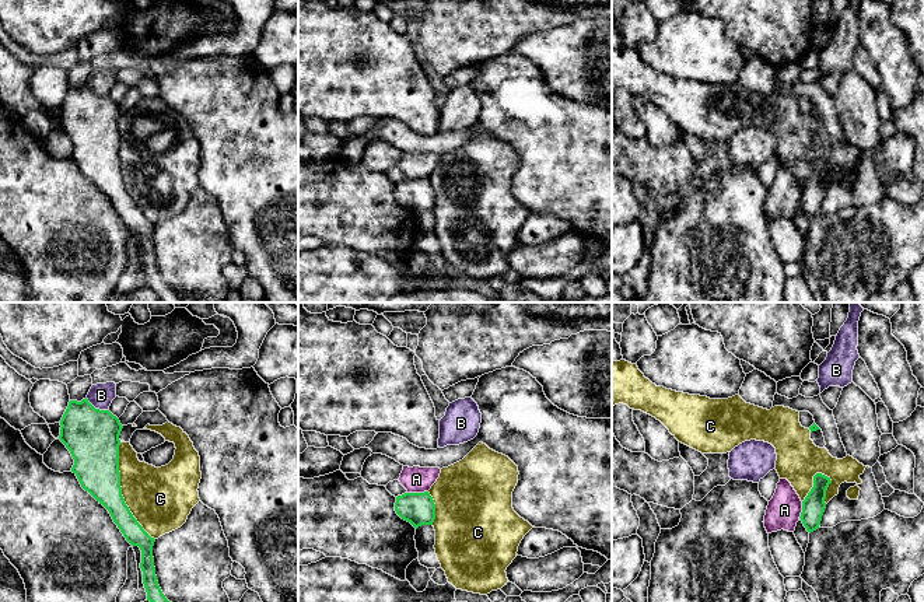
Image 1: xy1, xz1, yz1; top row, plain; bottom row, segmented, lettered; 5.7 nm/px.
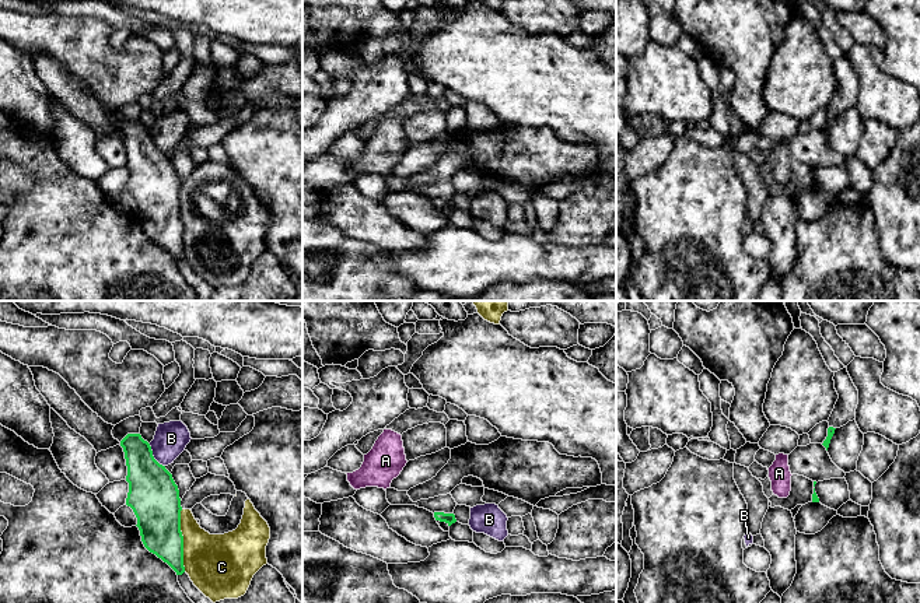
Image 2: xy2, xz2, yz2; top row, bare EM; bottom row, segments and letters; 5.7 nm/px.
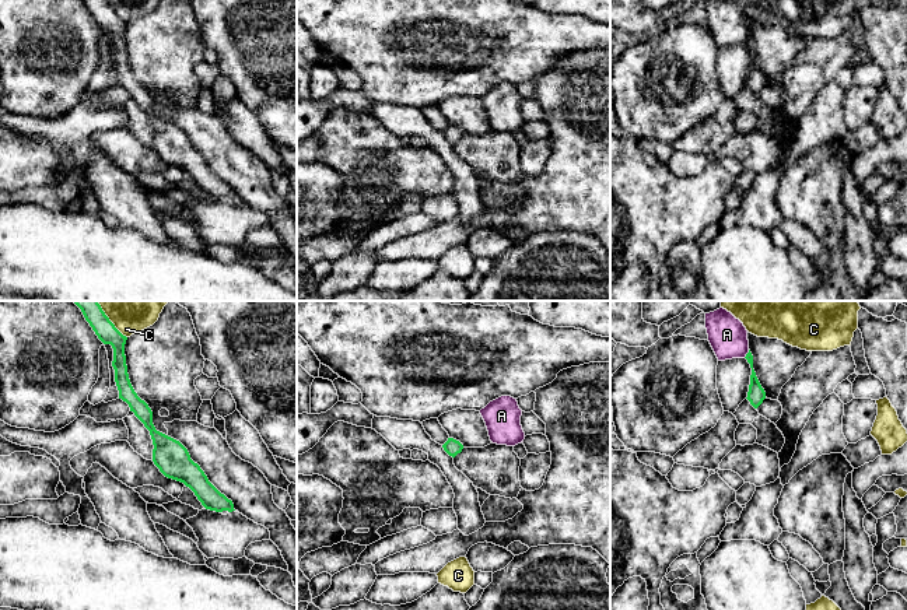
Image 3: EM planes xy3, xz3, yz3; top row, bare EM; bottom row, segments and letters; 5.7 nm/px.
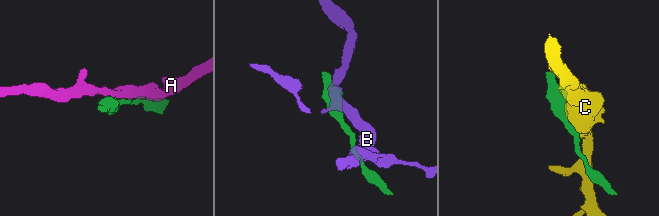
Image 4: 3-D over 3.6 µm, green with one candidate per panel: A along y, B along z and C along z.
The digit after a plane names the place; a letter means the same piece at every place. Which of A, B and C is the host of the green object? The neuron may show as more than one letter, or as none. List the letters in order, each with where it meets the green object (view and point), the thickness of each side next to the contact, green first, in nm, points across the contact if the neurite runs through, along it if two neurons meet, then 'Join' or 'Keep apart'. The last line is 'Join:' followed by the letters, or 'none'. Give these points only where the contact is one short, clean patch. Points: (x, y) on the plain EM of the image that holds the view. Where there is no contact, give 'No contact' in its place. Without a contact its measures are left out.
A: Touches green at xz1 (417, 179). Thickness 190 nm (green) against 150 nm. Keep apart
B: Touches green at xy2 (153, 143). Thickness 280 nm (green) against 190 nm. Boundary: xy2 (149, 130), (153, 143), (164, 153). Keep apart
C: Touches green at xy1 (121, 177). Thickness 260 nm (green) against 360 nm. Keep apart
Join: none

